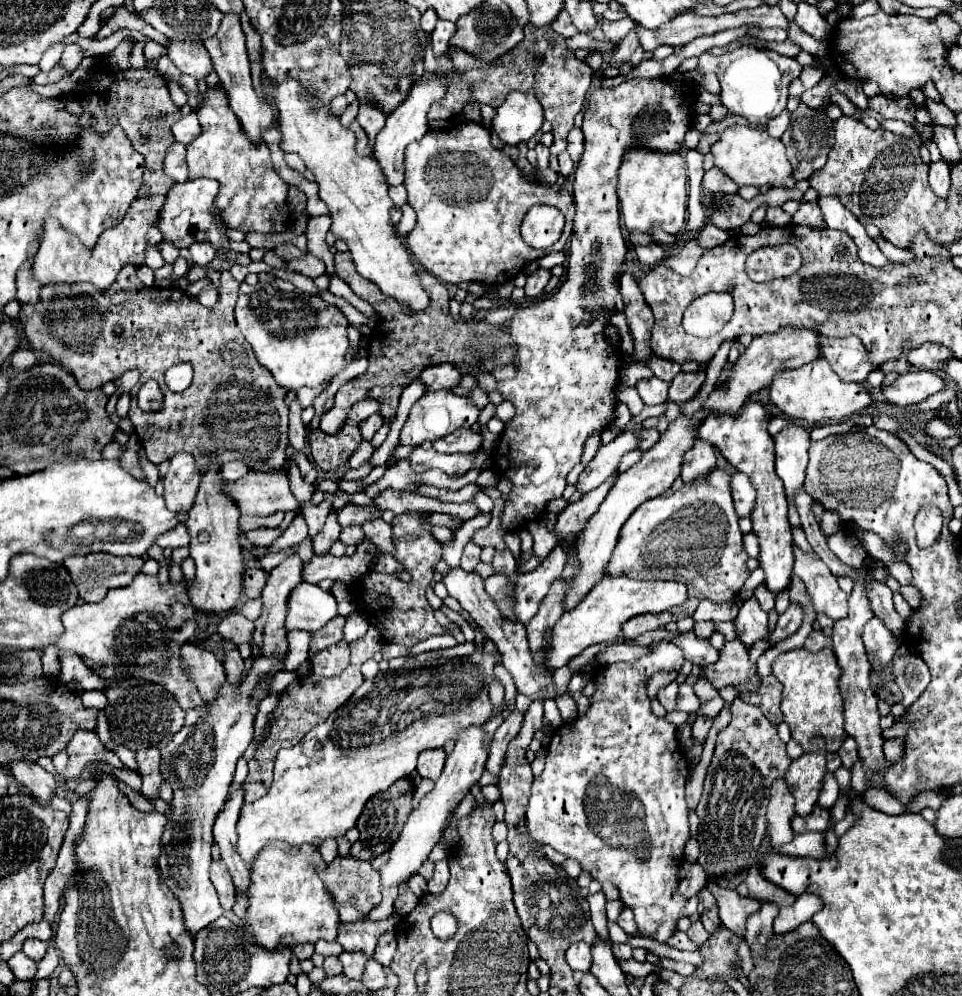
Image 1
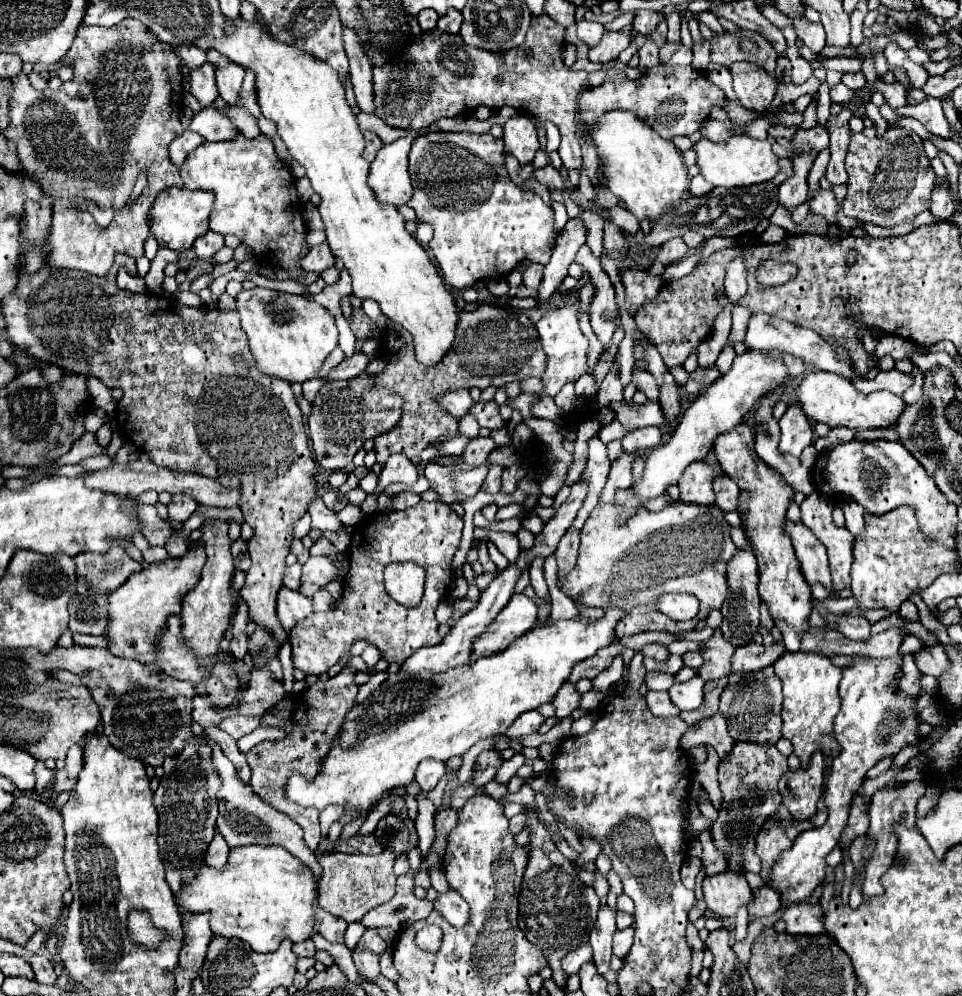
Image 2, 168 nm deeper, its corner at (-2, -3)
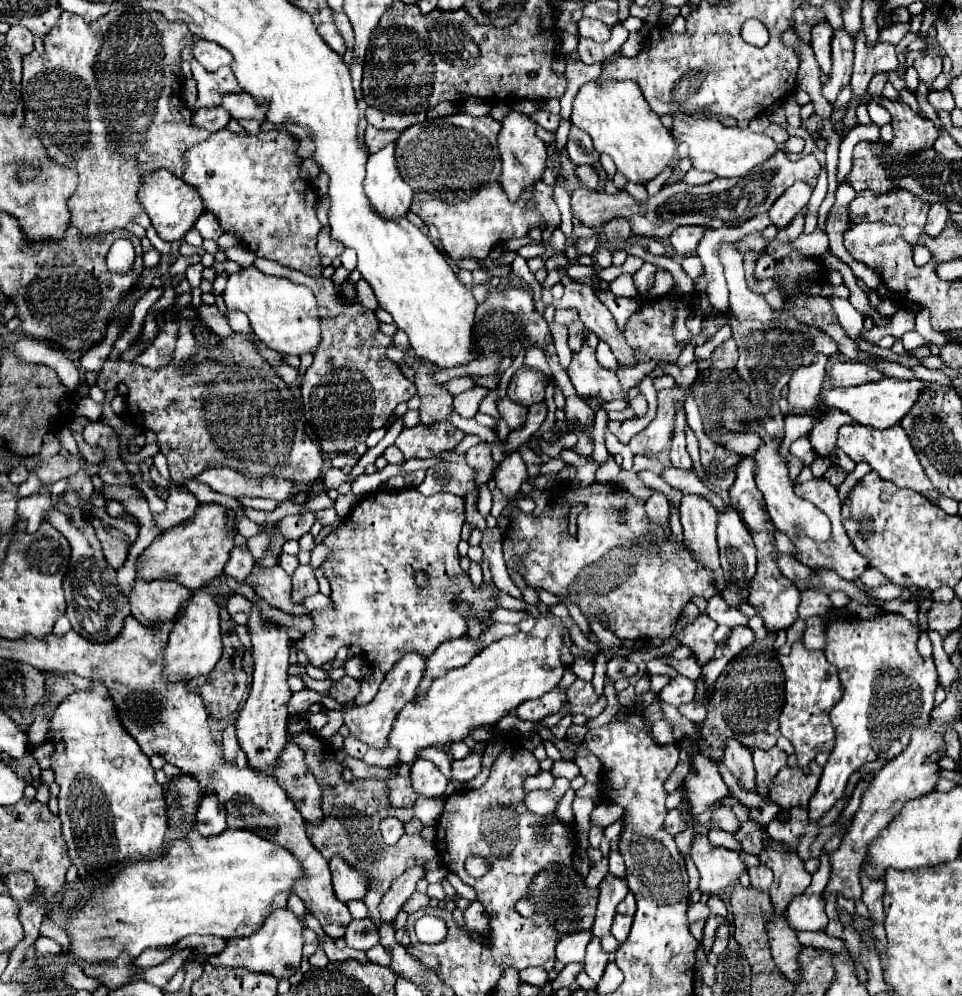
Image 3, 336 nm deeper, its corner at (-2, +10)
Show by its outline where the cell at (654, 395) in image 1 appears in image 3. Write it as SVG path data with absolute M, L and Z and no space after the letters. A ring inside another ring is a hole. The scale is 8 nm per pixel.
M567 275L561 279L561 283L565 285L565 295L559 301L553 301L553 307L575 307L585 327L595 331L597 337L611 347L619 363L635 363L635 359L631 359L631 347L627 347L627 341L617 329L613 315L597 299L591 285L573 281Z

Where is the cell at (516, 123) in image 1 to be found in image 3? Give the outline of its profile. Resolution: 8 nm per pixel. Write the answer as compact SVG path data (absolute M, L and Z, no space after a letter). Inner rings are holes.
M511 111L503 123L501 123L501 131L499 131L499 155L501 155L501 177L499 183L503 185L503 189L507 191L507 195L515 201L519 197L519 193L533 185L537 179L541 179L541 173L545 169L545 161L547 161L547 147L545 143L537 137L537 123L519 111Z

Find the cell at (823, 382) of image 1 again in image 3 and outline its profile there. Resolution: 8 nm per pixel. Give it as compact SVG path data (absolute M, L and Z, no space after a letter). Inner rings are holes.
M883 379L883 381L863 383L863 385L855 385L855 387L821 389L821 399L823 399L825 407L833 407L833 409L847 413L859 425L869 425L875 429L887 429L887 427L897 425L903 419L903 415L907 415L911 405L917 401L921 389L923 389L921 379L911 379L911 381Z

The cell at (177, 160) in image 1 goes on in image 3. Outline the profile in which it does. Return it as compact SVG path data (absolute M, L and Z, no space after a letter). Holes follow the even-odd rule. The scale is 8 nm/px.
M211 107L211 109L199 109L193 115L193 127L207 129L209 133L215 133L219 129L225 129L231 115L223 107Z

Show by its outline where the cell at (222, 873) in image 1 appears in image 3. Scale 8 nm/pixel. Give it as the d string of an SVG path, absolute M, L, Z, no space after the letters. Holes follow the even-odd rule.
M207 795L197 811L197 831L203 837L211 837L223 833L225 829L227 829L225 809L219 805L215 795Z

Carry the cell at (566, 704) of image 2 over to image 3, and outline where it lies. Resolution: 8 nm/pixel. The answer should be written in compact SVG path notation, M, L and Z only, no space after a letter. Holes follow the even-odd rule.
M575 679L575 683L567 689L567 697L571 705L591 705L597 701L593 685L583 679Z

